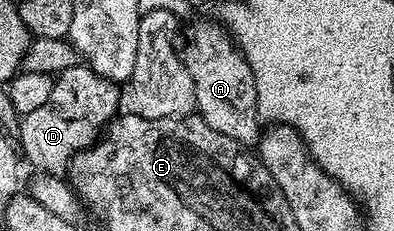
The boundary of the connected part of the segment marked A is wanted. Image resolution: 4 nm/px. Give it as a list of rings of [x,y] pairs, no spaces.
[[[195,22],[187,30],[187,39],[181,42],[181,57],[195,89],[195,110],[200,118],[209,124],[209,128],[217,128],[217,132],[225,132],[233,140],[237,140],[244,148],[251,148],[260,141],[261,119],[257,109],[257,92],[255,77],[249,68],[247,59],[243,57],[235,45],[230,33],[222,25],[214,26],[211,22]]]

